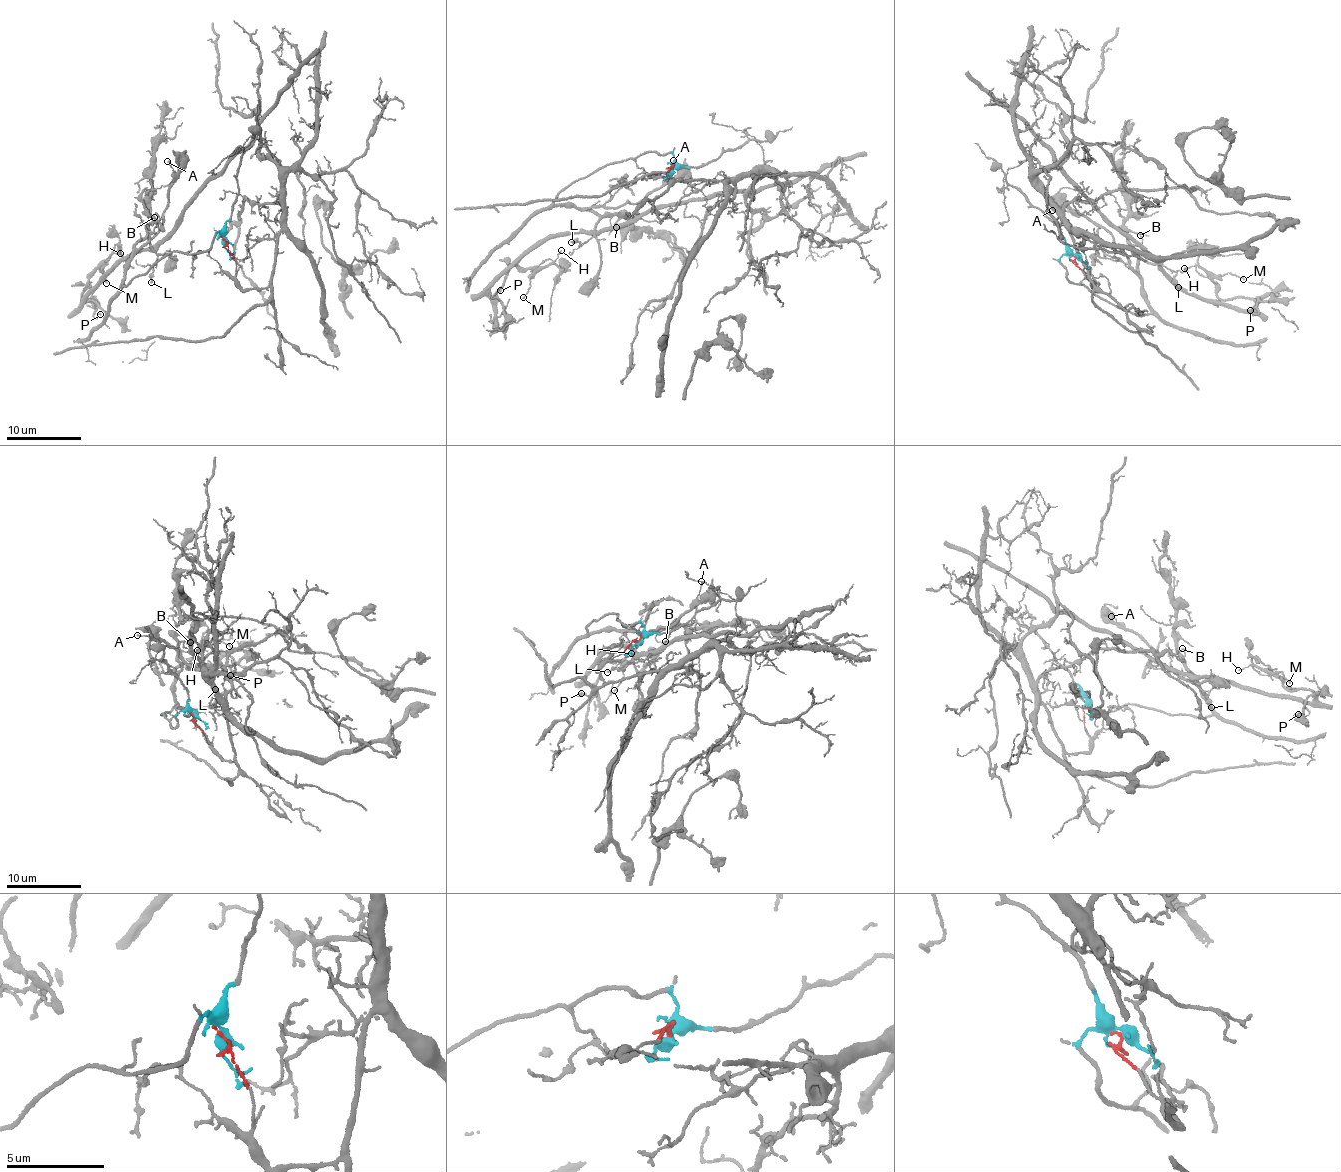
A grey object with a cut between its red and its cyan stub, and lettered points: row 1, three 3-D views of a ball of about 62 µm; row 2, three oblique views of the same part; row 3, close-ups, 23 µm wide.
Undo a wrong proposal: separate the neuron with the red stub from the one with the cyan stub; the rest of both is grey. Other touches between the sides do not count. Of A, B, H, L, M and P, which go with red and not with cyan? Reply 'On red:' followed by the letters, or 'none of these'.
On red: none of these

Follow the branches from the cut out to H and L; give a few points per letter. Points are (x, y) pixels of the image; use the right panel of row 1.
H: (1075, 256), (1060, 257), (1066, 277), (1143, 316), (1144, 259), (1192, 295), (1223, 301), (1208, 275), (1184, 267)
L: (1075, 256), (1060, 257), (1066, 277), (1143, 316), (1150, 312), (1139, 260), (1161, 264), (1179, 287)

